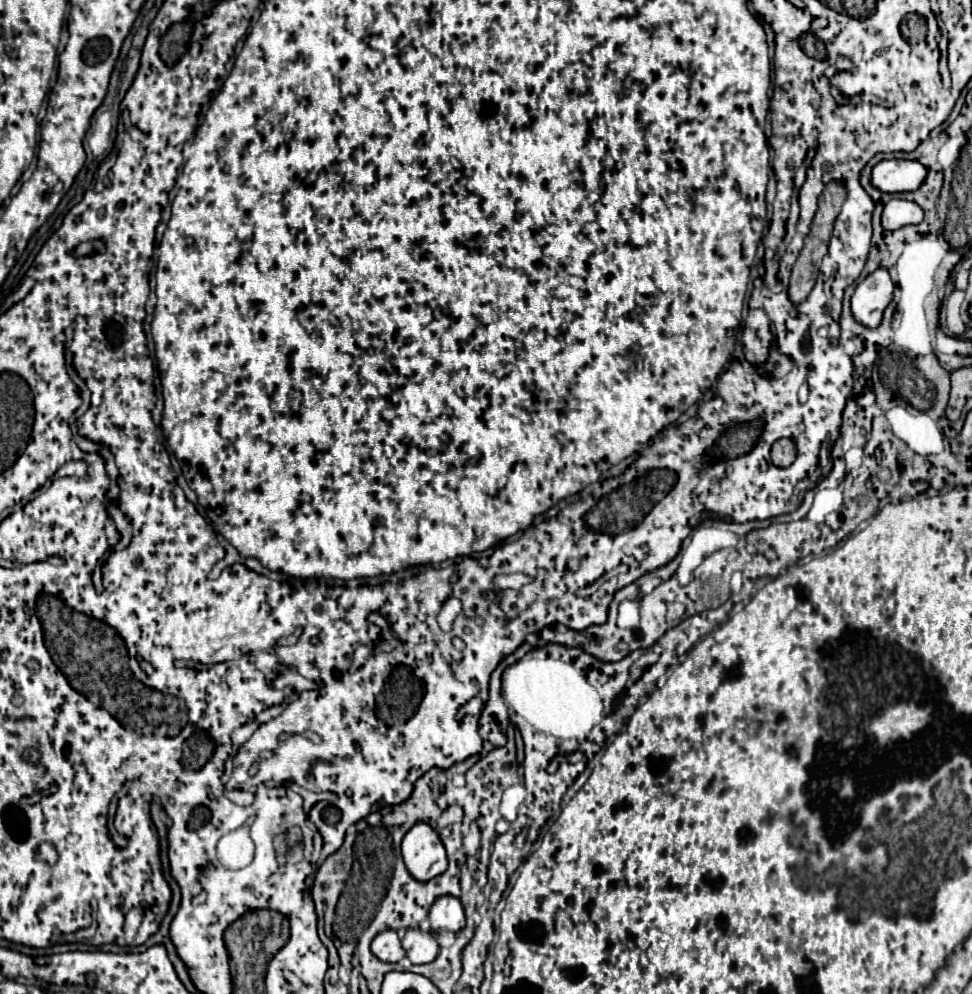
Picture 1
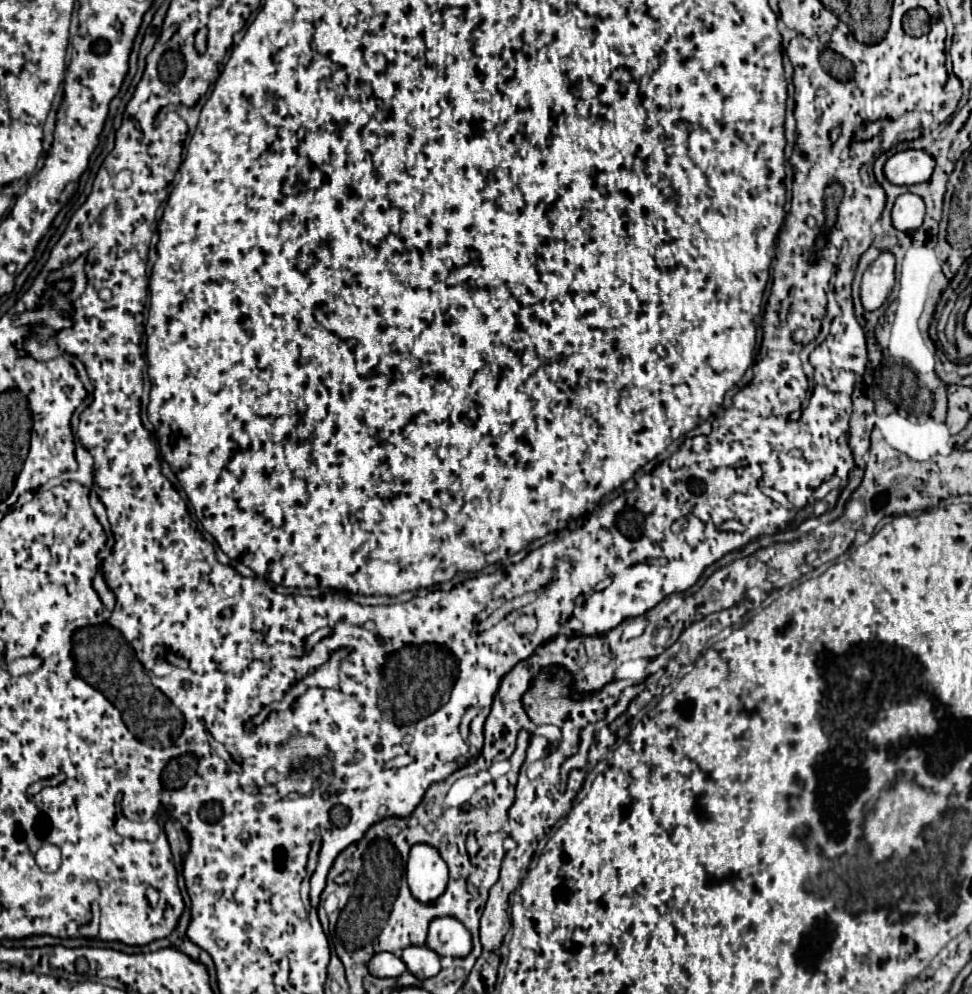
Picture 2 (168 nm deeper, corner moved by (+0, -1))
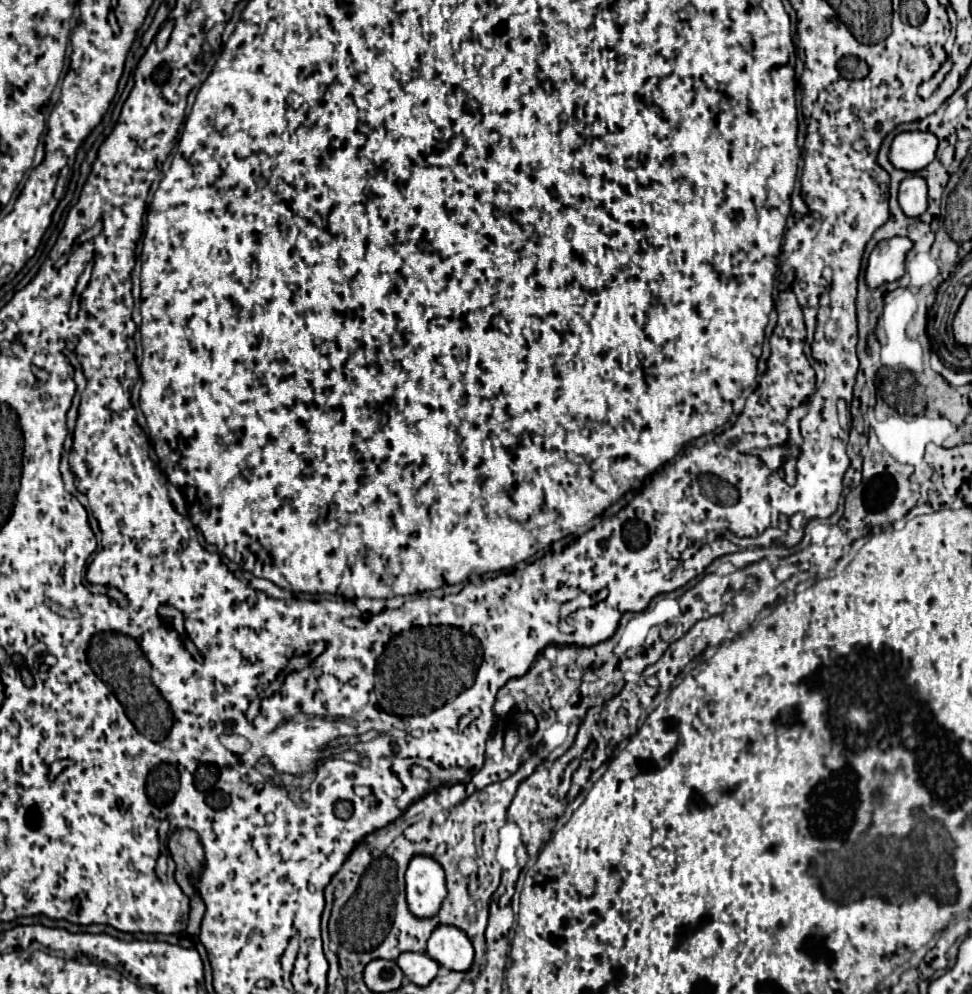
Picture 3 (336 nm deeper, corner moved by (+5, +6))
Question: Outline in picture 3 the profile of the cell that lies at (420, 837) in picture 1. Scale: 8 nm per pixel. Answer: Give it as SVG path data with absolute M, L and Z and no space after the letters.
M415 856L405 874L409 912L417 918L431 918L447 896L445 872L429 856Z

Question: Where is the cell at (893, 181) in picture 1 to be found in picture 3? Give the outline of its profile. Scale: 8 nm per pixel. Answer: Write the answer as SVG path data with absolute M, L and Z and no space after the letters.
M901 132L895 136L889 160L895 168L917 172L933 162L937 152L937 136L931 132Z

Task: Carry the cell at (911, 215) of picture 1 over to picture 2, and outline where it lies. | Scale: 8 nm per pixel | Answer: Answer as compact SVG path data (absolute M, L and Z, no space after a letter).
M904 193L892 207L892 225L900 231L918 229L924 221L924 203L918 195Z

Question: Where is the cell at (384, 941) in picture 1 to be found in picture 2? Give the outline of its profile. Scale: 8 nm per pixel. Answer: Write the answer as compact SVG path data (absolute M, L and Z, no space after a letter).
M380 951L370 961L370 973L376 977L398 977L406 971L406 965L400 957L388 951Z

